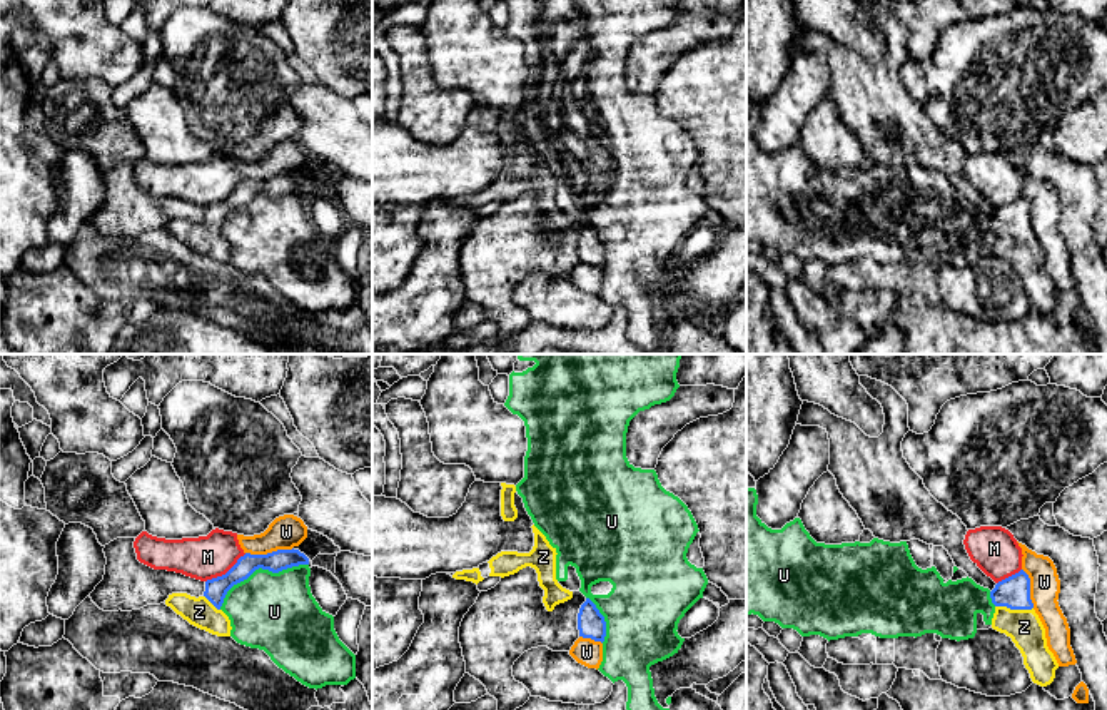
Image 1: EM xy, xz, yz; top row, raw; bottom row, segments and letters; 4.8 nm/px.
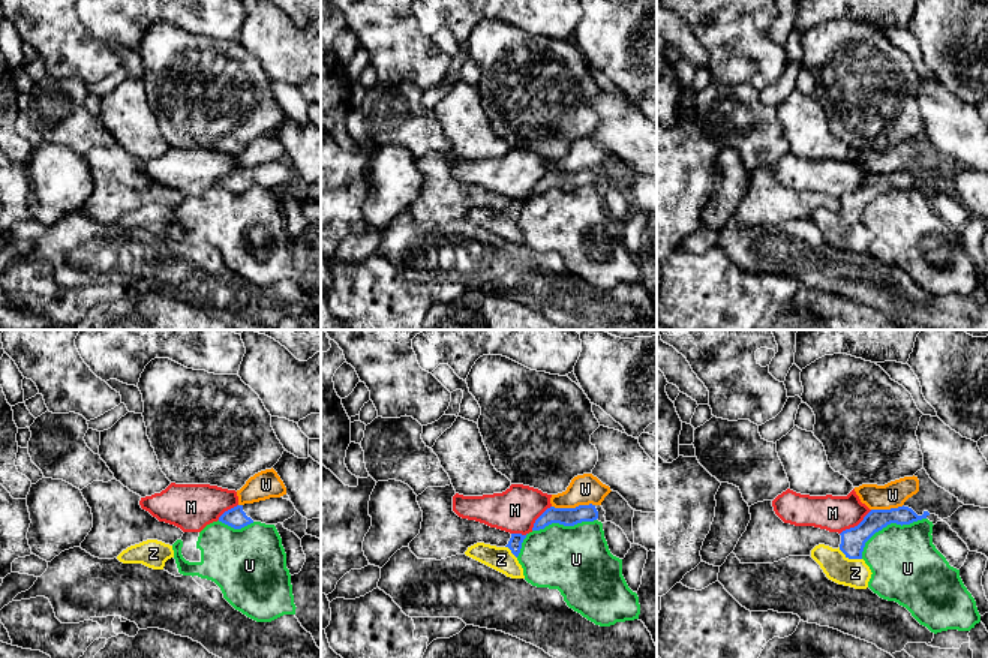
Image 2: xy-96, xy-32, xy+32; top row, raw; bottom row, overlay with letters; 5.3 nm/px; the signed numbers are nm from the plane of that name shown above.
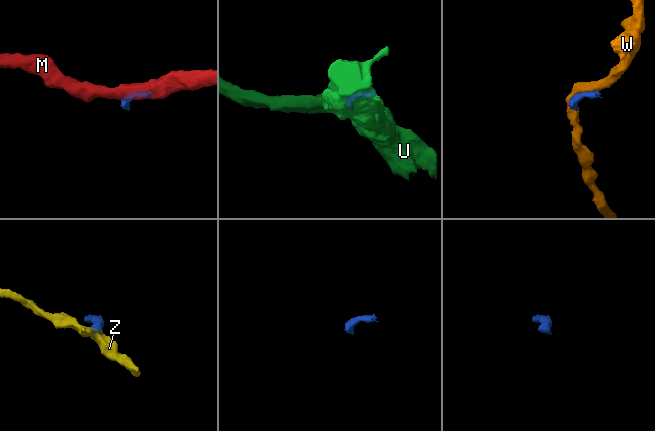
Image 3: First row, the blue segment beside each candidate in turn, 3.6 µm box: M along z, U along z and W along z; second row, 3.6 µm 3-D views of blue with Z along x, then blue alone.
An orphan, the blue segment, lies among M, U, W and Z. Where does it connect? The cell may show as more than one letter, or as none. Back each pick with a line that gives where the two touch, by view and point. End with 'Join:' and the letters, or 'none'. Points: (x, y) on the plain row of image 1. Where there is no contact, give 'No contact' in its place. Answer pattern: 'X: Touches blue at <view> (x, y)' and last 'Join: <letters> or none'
Z: Touches blue at yz (1014, 234)
Join: Z

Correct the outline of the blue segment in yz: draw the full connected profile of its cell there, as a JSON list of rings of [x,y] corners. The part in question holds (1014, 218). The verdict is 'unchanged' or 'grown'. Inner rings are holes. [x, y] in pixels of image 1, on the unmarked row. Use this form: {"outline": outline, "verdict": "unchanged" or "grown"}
{"outline": [[[1020,195],[998,207],[990,224],[995,231],[992,254],[1012,264],[1034,309],[1050,311],[1059,289],[1047,272],[1045,254],[1034,236],[1029,200]]], "verdict": "grown"}

